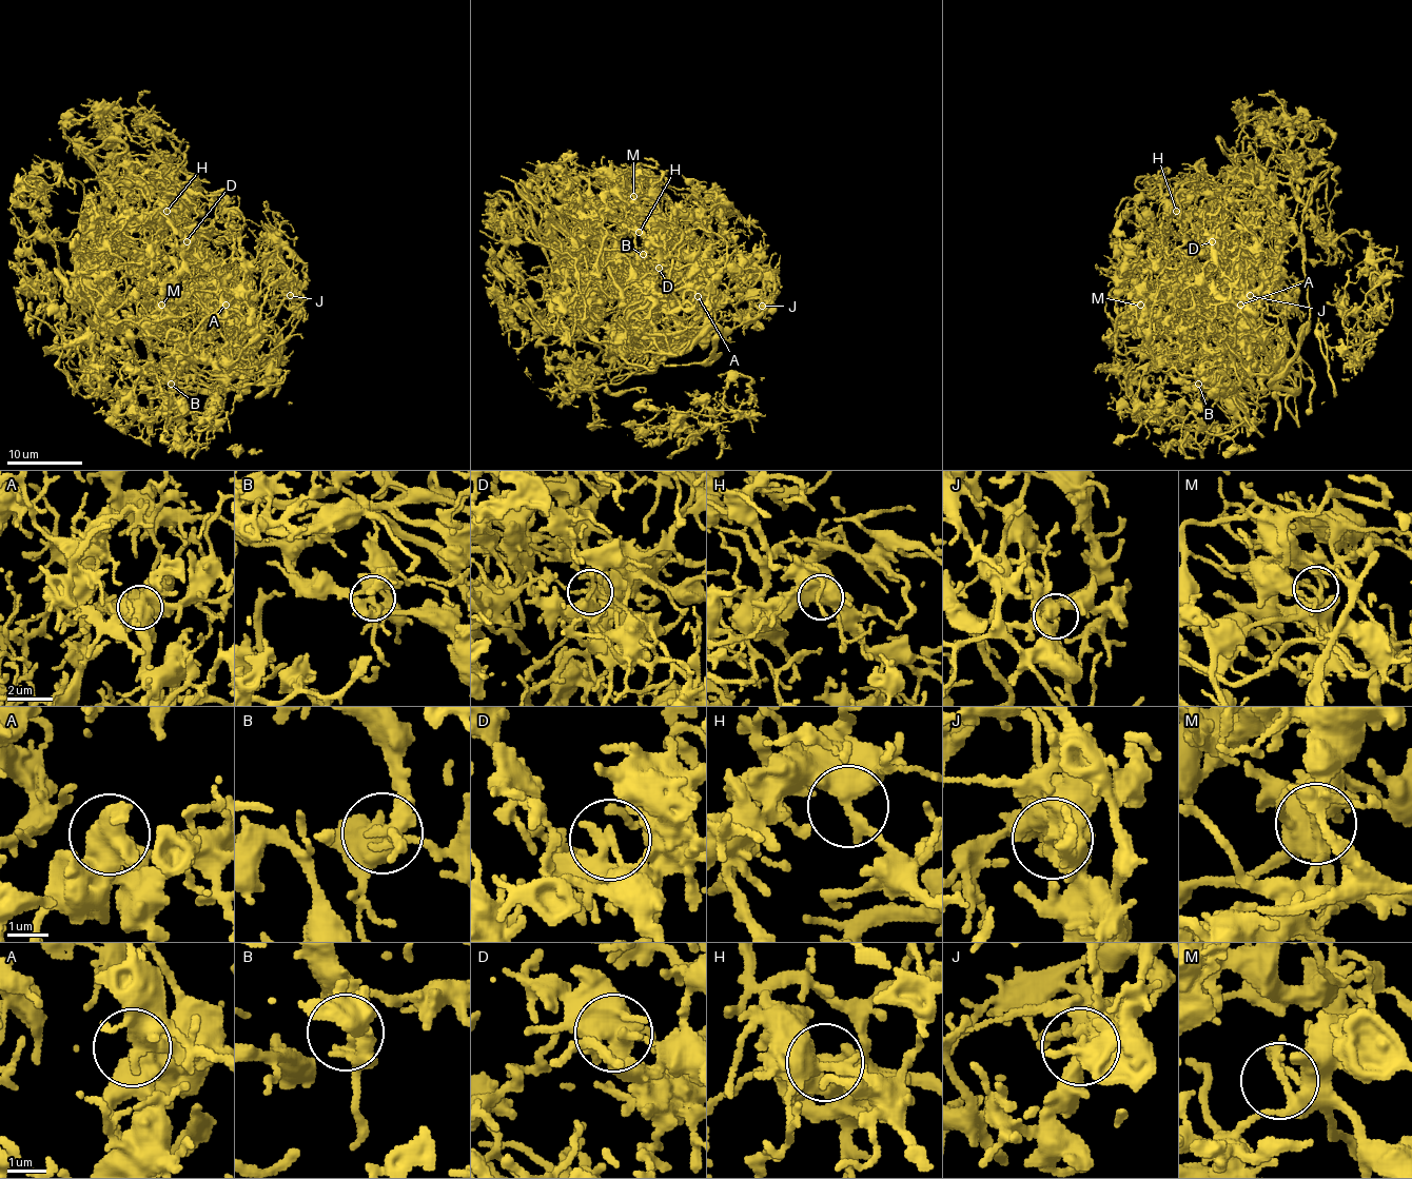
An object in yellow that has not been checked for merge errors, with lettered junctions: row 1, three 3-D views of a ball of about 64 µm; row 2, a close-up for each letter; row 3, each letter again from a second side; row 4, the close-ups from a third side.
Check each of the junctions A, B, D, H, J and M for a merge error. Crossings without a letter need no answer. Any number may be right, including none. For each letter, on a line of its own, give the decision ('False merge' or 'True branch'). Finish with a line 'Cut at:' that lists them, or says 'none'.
A: True branch
B: True branch
D: False merge
H: True branch
J: True branch
M: True branch
Cut at: D

